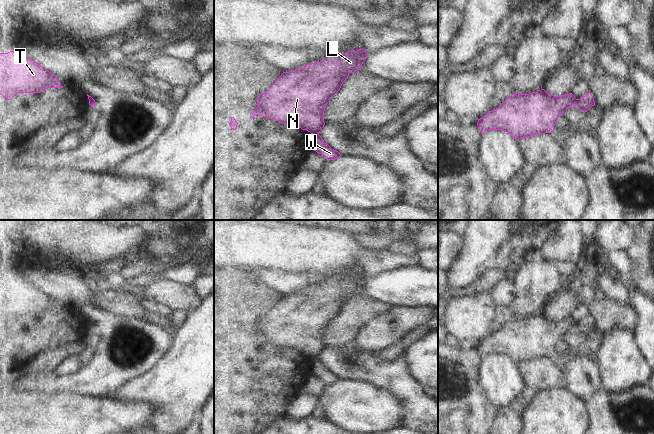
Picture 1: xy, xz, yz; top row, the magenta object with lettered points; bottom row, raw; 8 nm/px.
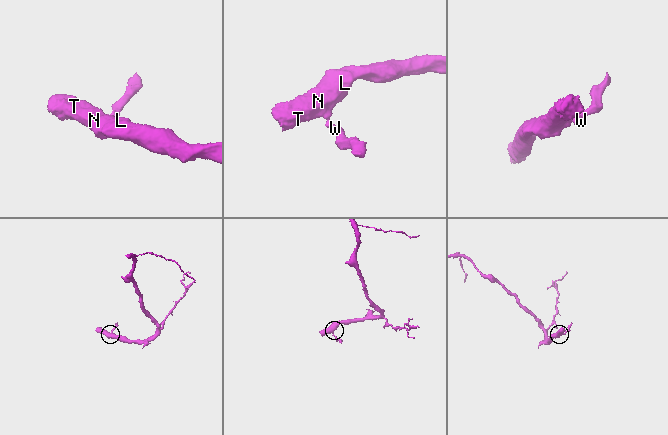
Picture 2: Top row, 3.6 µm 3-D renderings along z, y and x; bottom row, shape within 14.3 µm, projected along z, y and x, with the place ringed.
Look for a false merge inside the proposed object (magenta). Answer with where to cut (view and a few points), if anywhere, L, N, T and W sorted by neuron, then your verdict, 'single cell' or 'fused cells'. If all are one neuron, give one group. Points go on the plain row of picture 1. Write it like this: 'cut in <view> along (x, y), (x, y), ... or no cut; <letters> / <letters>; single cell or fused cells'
cut in yz along (577, 323), (575, 329); L N T / W; fused cells

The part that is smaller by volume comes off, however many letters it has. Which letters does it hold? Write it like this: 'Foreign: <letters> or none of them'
Foreign: W

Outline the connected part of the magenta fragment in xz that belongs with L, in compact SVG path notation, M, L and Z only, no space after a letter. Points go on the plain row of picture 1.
M364 272L343 278L330 277L323 285L283 296L266 316L259 319L257 331L250 342L255 339L268 341L307 354L314 360L319 358L325 349L324 335L327 327L340 314L350 297L361 294L368 279Z

